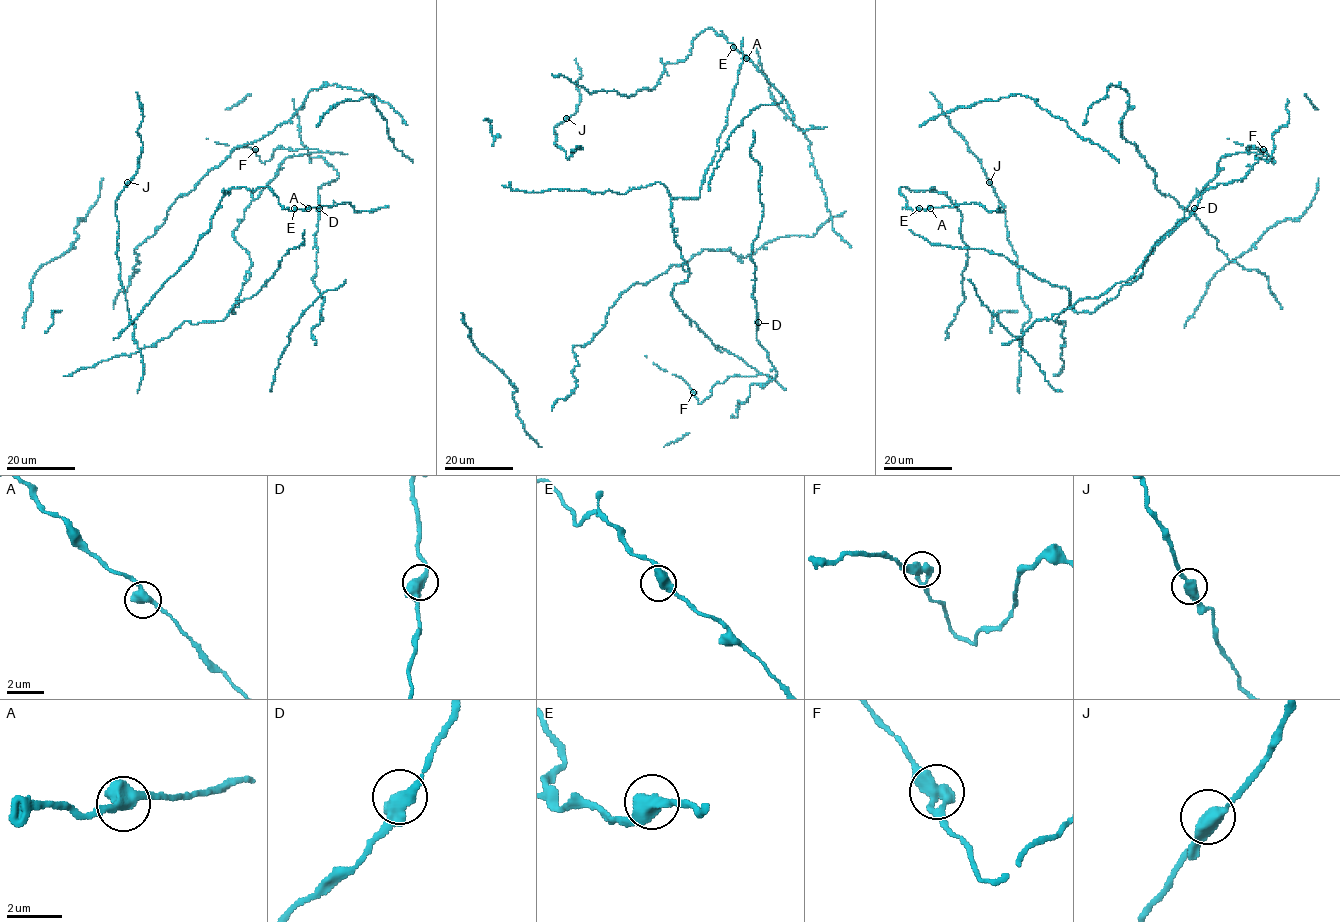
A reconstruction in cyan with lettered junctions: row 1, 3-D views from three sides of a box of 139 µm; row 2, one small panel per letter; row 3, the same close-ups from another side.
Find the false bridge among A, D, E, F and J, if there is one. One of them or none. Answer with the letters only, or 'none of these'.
none of these

